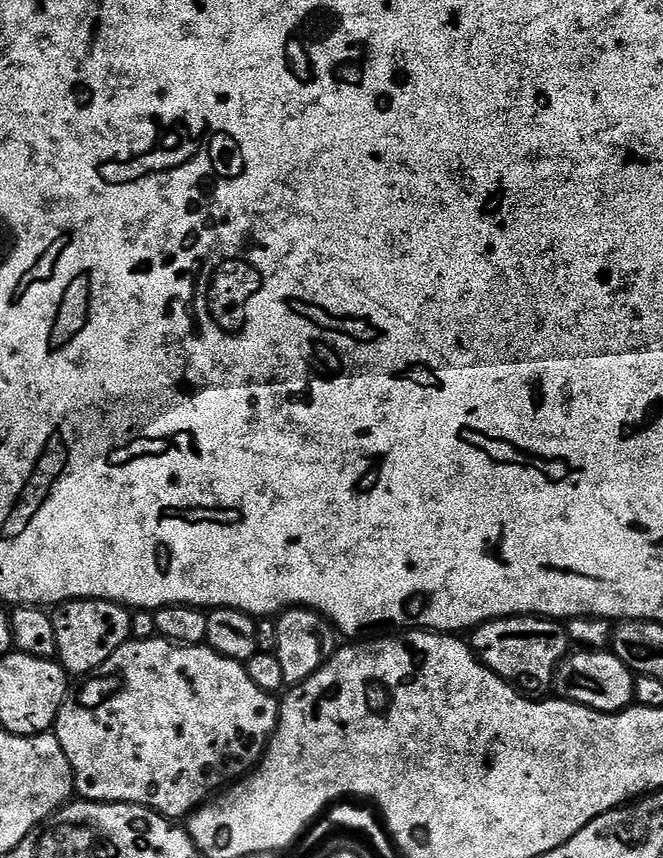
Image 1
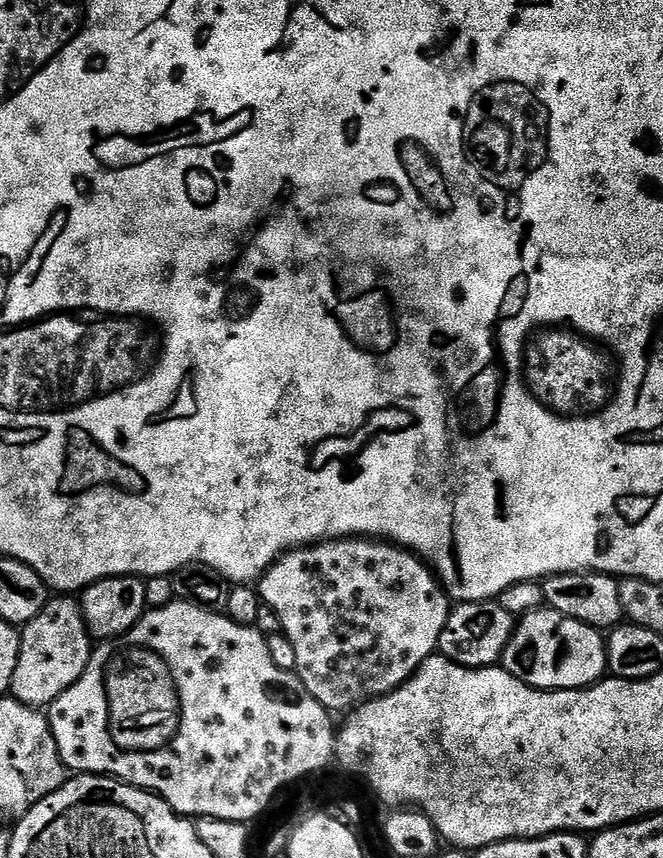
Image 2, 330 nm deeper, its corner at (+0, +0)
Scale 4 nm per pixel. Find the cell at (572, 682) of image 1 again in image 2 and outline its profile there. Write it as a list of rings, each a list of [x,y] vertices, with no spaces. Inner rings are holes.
[[[545,606],[519,617],[516,631],[504,651],[502,667],[514,674],[516,680],[526,682],[532,688],[586,688],[605,679],[608,645],[597,629],[570,620]]]

